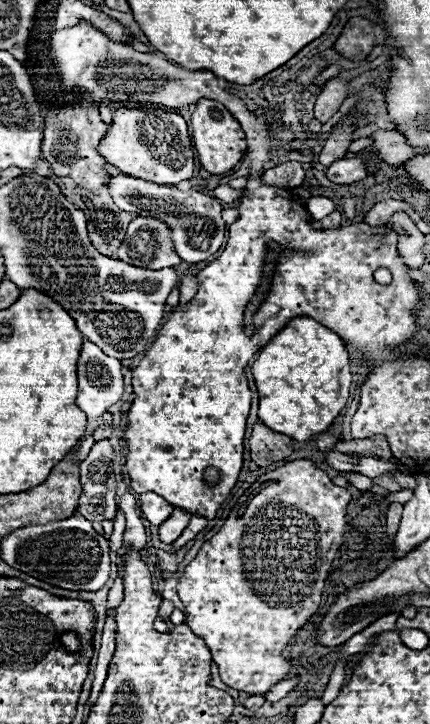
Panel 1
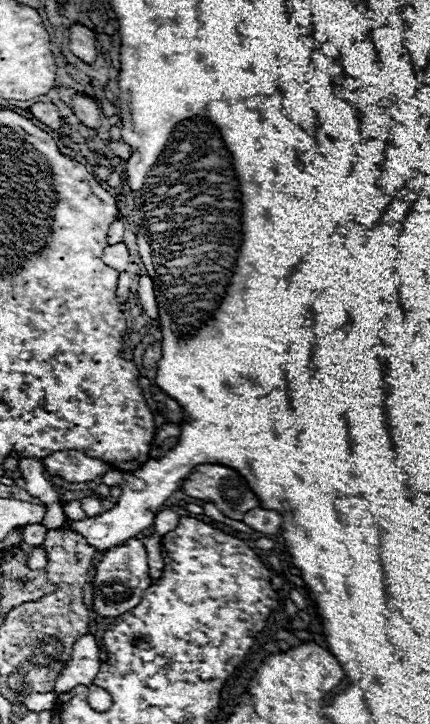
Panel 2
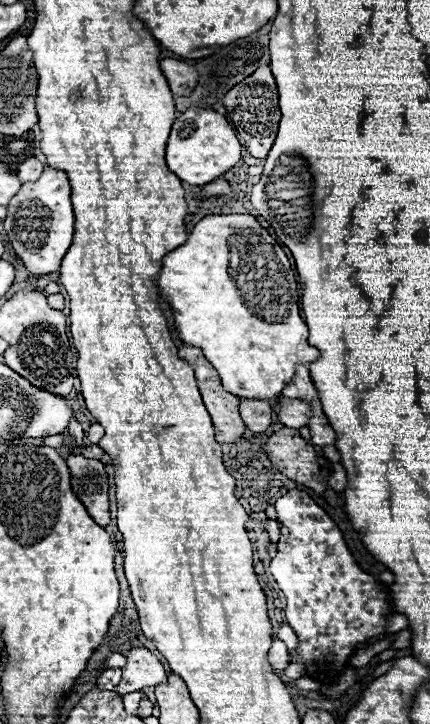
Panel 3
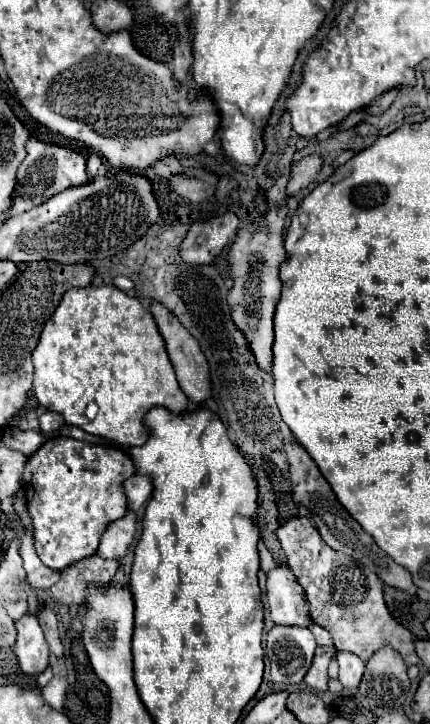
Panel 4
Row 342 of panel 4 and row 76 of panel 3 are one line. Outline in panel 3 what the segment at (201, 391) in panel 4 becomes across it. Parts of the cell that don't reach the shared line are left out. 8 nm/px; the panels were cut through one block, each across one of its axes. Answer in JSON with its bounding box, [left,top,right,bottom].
[160,58,198,96]

